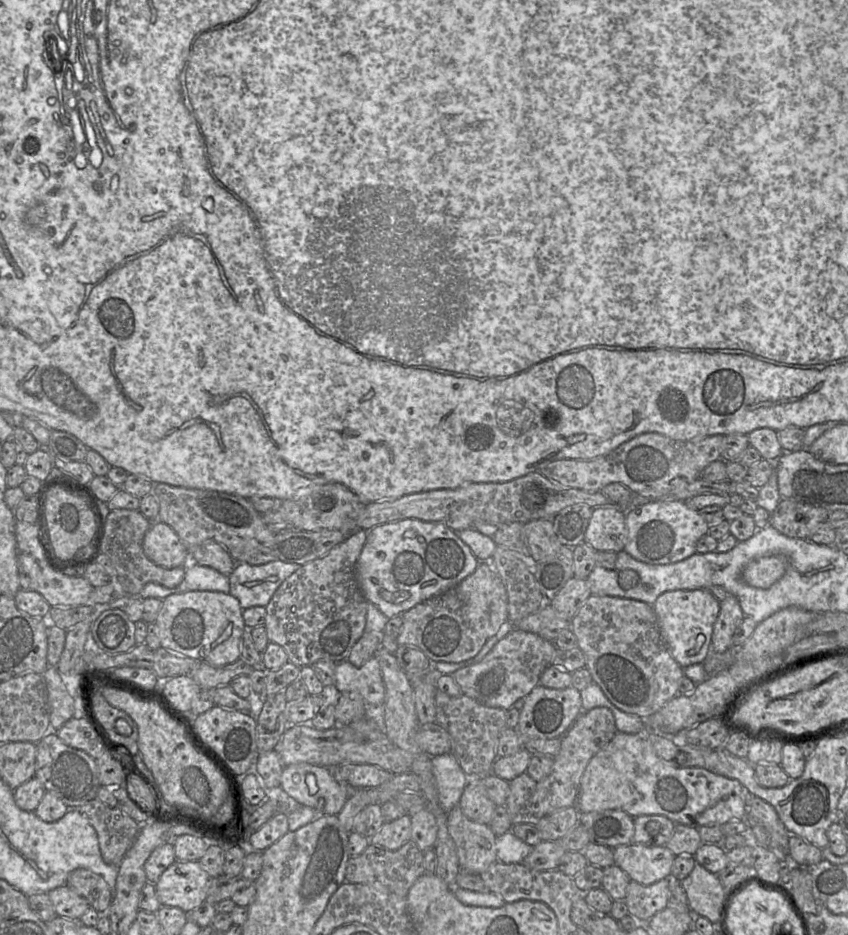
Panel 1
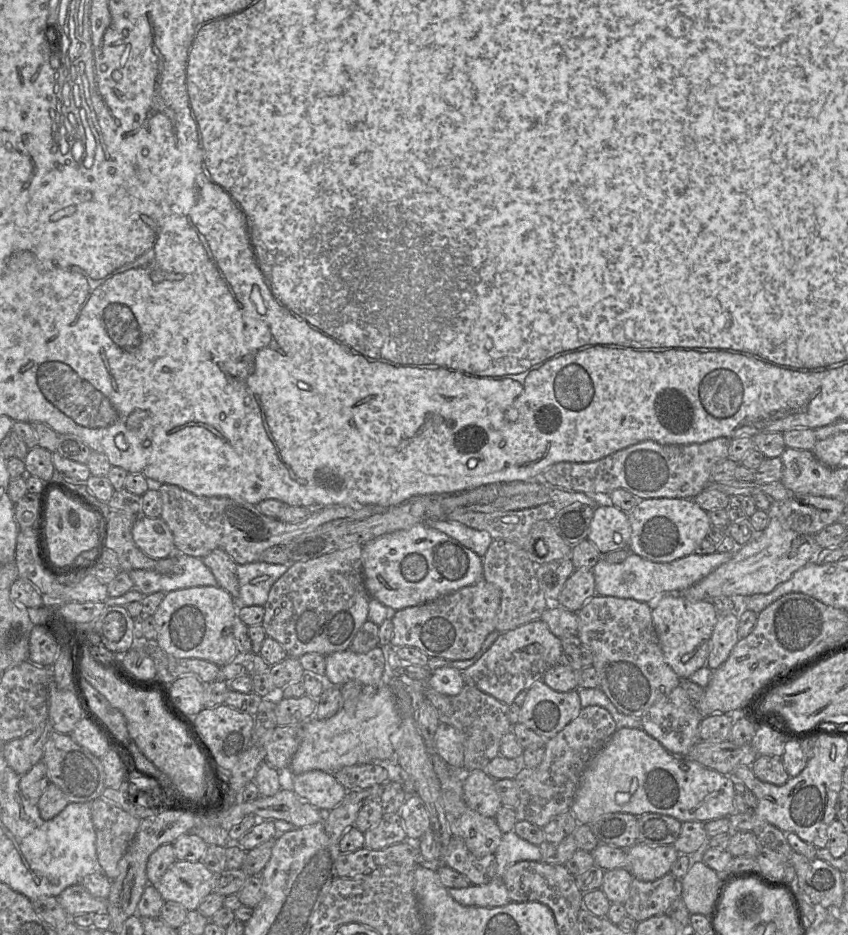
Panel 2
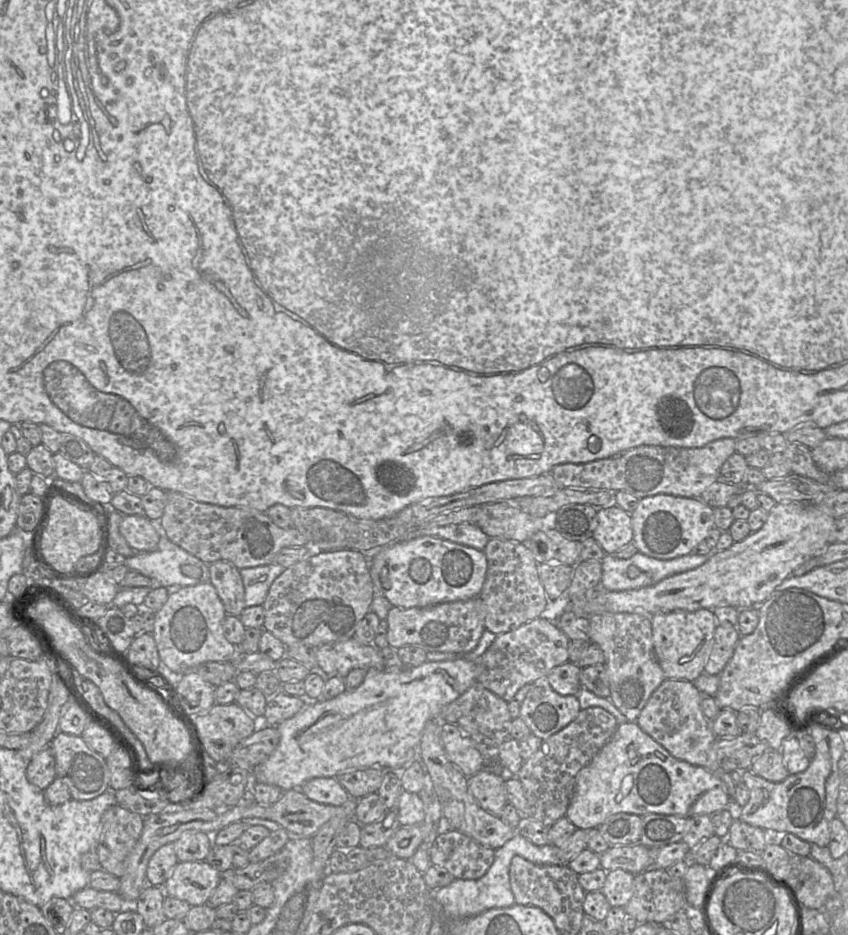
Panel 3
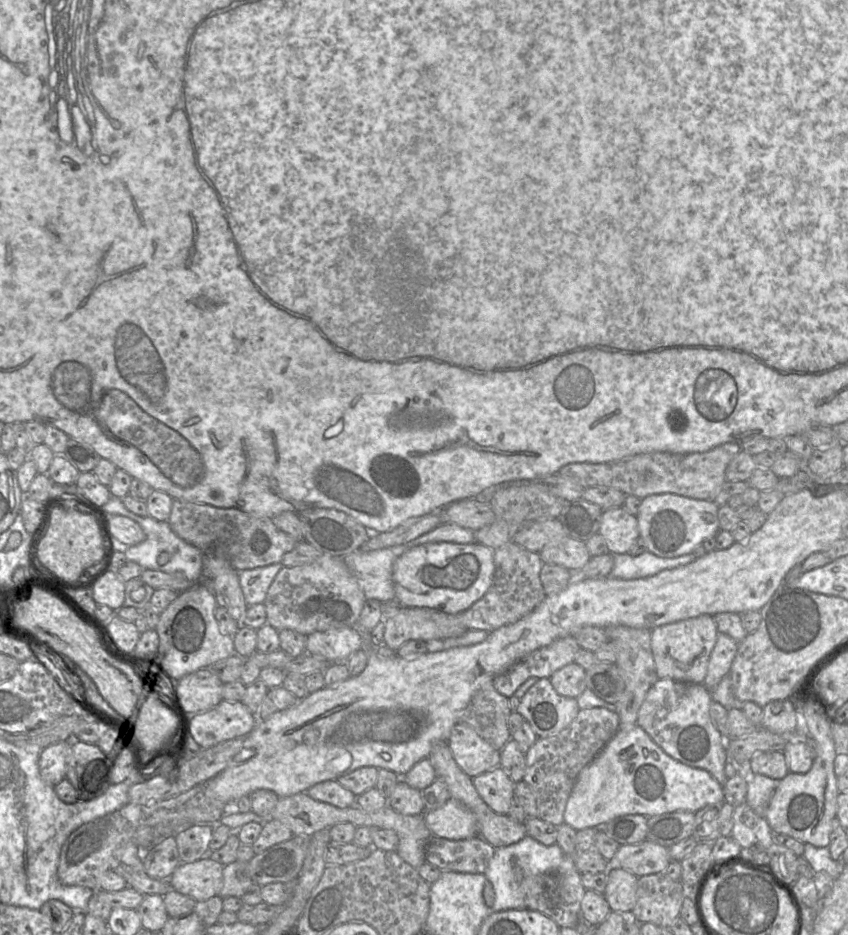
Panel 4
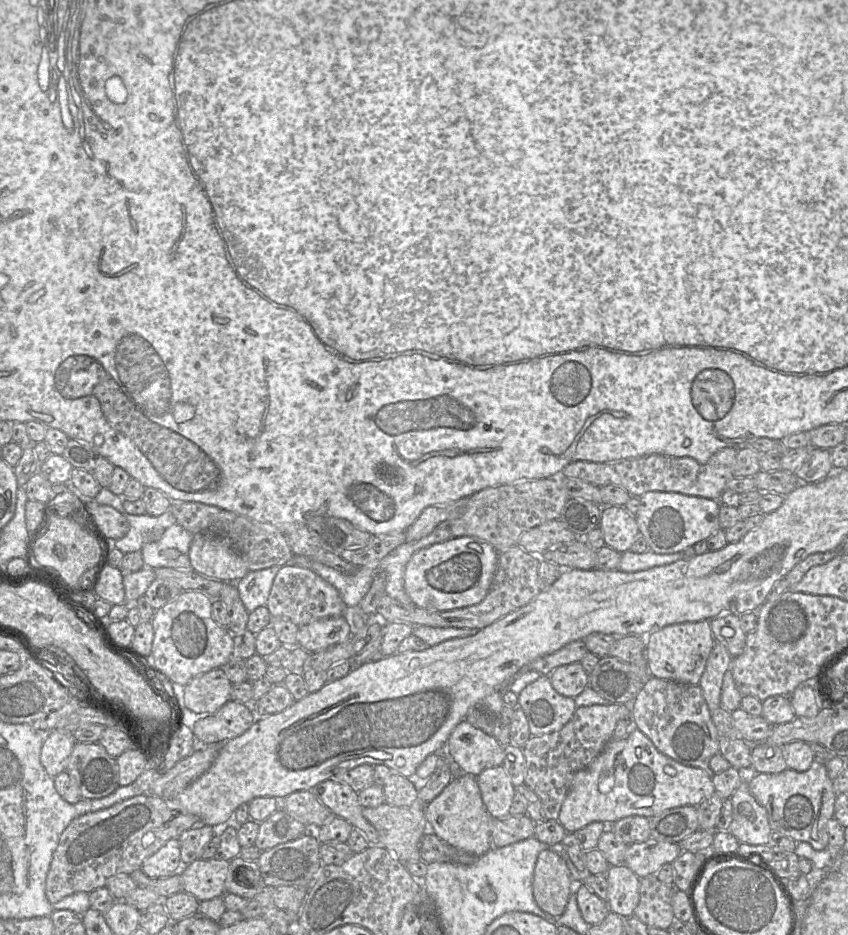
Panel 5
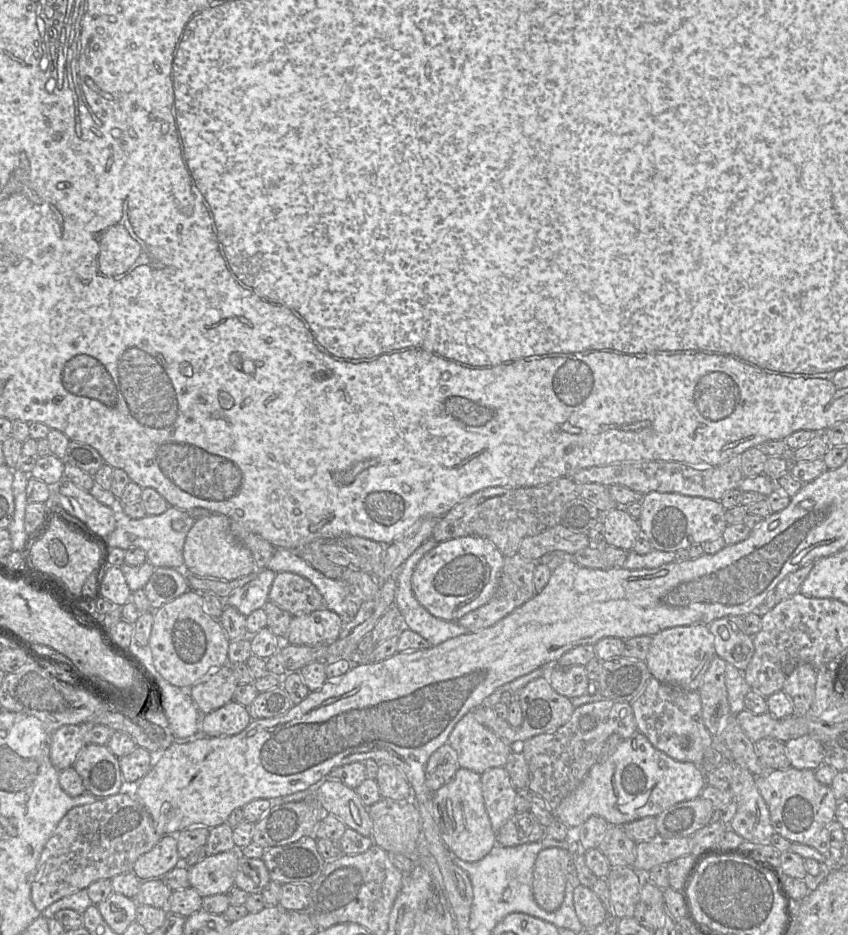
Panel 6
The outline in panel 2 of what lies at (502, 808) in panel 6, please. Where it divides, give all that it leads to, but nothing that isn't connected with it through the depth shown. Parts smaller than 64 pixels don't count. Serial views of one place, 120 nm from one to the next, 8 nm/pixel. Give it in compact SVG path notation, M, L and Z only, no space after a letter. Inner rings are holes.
M485 770L466 772L463 790L468 807L483 816L495 818L502 803L495 780Z

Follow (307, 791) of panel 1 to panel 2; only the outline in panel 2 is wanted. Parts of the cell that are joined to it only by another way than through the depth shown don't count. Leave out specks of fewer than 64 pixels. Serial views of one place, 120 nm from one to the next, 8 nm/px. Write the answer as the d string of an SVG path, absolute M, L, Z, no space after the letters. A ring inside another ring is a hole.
M310 770L294 775L293 791L323 812L335 808L347 794L347 789L335 775L322 770Z

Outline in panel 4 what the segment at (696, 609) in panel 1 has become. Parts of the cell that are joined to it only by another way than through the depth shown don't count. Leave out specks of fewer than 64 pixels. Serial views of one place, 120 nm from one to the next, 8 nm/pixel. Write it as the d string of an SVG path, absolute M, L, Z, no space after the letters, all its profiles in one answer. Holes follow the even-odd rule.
M708 614L652 629L651 649L658 678L703 684L717 636L718 630L714 617Z

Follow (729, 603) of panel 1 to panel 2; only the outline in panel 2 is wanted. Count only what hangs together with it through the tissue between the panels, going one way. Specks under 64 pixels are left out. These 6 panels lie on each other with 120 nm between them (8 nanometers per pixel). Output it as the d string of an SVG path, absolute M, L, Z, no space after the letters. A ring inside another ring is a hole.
M738 610L727 615L719 615L710 638L706 666L716 670L729 657L732 649L740 640L738 637Z

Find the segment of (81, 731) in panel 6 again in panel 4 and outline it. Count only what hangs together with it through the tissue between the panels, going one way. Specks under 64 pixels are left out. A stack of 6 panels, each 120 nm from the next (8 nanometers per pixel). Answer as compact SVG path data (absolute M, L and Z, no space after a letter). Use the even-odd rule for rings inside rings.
M59 741L41 750L38 764L41 778L45 782L57 784L66 777L67 757L70 752L70 741Z

